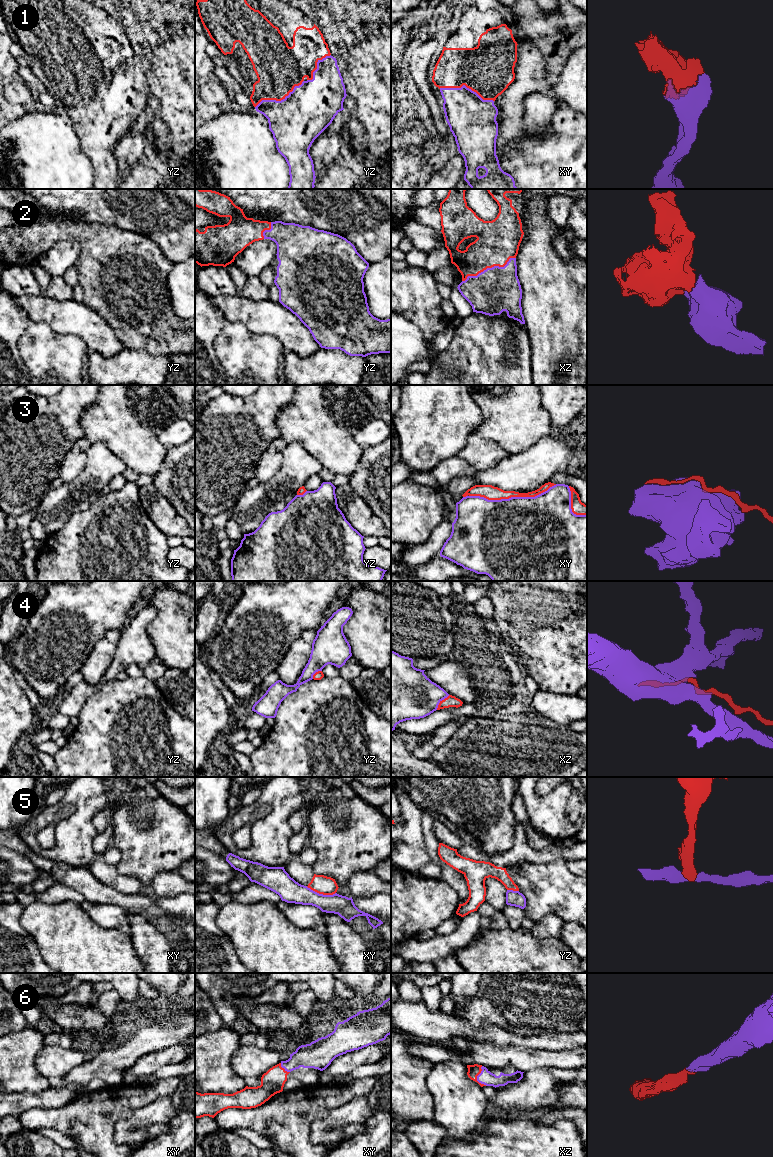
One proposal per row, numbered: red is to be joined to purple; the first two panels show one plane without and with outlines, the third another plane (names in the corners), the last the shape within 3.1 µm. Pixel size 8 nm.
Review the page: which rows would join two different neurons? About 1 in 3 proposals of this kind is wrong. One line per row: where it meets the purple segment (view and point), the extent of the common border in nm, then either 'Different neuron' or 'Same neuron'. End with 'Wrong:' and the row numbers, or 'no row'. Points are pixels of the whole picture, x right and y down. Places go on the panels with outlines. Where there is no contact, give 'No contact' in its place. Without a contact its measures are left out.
1: Touches purple at xy (465, 86). Shared border 460 nm. Same neuron
2: Touches purple at xz (489, 268). Shared border 480 nm. Same neuron
3: Touches purple at xy (512, 497). Shared border 700 nm. Different neuron
4: Touches purple at xz (441, 700). Shared border 160 nm. Different neuron
5: Touches purple at xy (321, 894). Shared border 240 nm. Different neuron
6: Touches purple at xz (477, 1078). Shared border 170 nm. Same neuron
Wrong: 3, 4, 5

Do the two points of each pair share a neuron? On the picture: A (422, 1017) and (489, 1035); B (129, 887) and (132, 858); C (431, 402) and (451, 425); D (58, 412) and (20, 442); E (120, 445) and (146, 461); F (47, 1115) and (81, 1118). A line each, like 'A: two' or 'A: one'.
A: one
B: two
C: one
D: one
E: one
F: one

